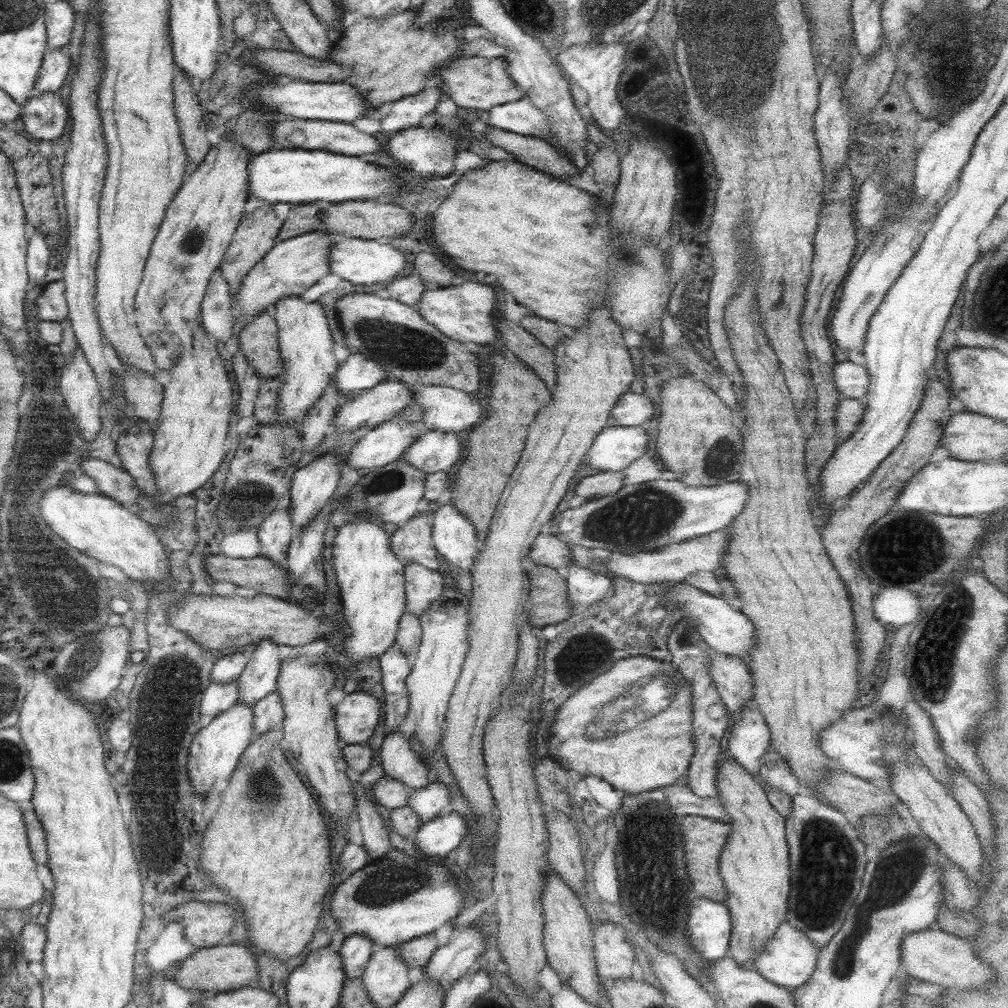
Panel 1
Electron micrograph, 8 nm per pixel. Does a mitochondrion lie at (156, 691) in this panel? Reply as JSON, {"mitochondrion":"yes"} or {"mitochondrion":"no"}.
{"mitochondrion":"yes"}

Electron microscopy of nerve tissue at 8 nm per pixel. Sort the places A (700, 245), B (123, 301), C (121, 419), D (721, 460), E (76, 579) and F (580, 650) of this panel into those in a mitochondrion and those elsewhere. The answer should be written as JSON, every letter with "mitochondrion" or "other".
{"A":"other","B":"other","C":"other","D":"mitochondrion","E":"mitochondrion","F":"mitochondrion"}

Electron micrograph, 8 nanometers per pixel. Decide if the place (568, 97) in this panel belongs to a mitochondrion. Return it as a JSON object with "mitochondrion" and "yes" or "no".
{"mitochondrion":"no"}

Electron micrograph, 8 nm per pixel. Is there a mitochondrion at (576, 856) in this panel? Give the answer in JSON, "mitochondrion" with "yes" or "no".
{"mitochondrion":"no"}

